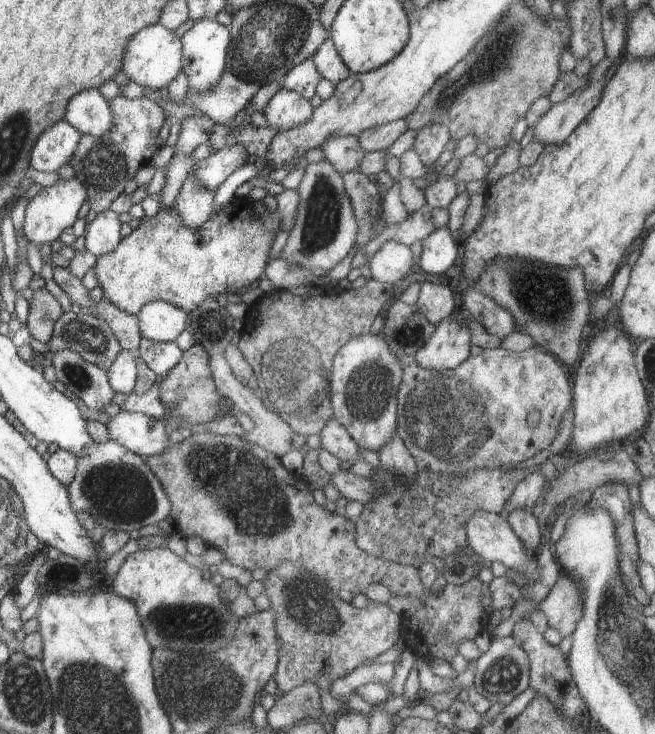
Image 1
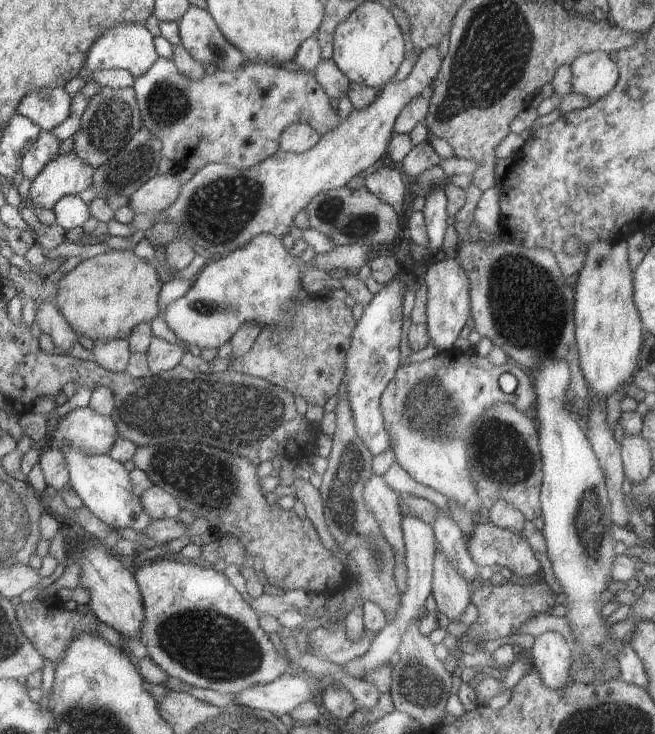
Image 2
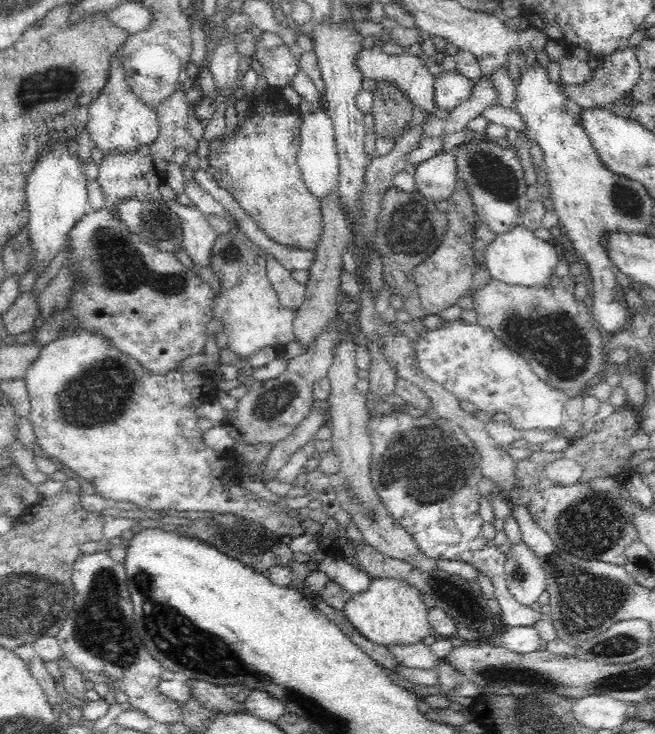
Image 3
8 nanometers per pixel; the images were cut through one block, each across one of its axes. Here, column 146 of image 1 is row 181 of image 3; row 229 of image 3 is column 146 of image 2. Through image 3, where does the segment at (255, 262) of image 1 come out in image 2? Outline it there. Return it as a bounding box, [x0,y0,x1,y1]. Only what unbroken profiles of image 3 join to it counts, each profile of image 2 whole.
[53,249,163,344]

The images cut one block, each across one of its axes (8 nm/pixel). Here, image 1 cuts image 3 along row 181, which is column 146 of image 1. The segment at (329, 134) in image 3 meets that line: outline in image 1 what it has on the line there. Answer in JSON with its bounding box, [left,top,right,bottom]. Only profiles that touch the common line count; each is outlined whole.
[136,301,188,343]

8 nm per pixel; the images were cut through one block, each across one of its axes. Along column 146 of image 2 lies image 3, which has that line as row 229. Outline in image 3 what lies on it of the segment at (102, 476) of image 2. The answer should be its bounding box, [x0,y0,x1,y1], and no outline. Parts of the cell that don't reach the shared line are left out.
[484,223,559,286]

